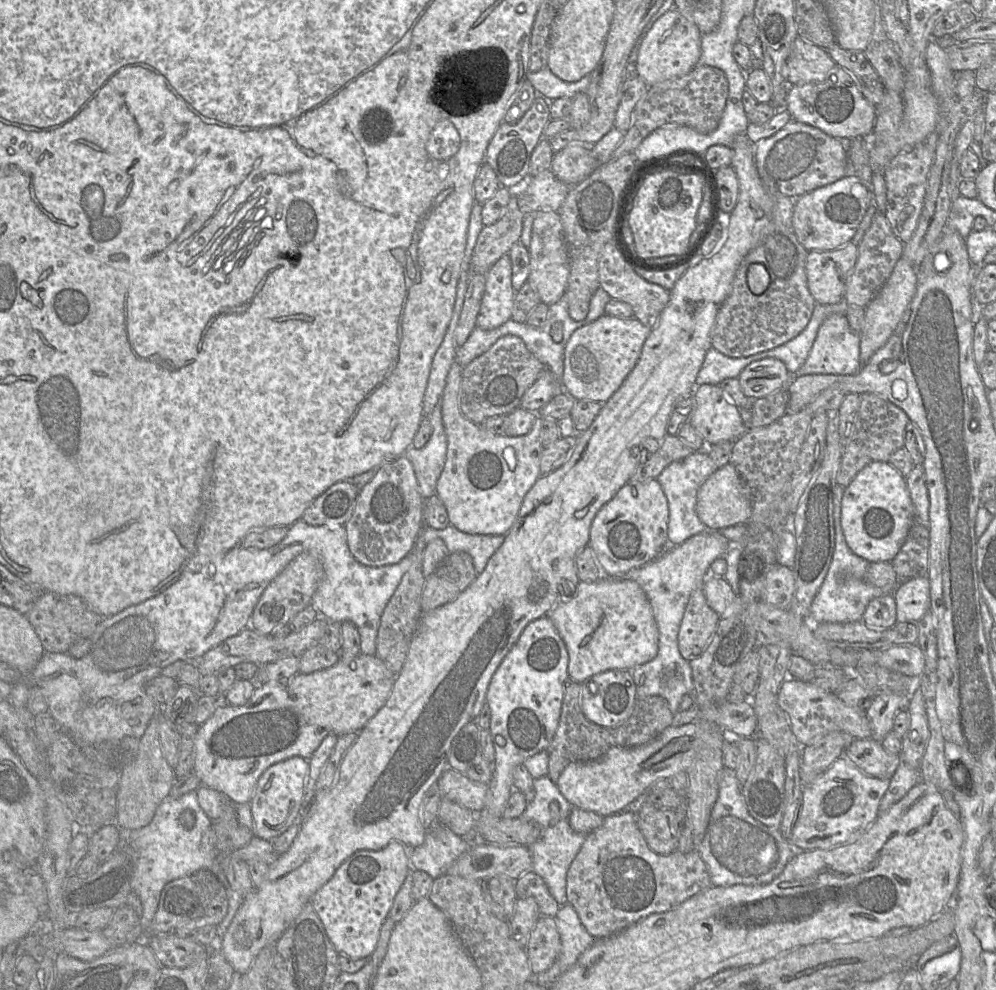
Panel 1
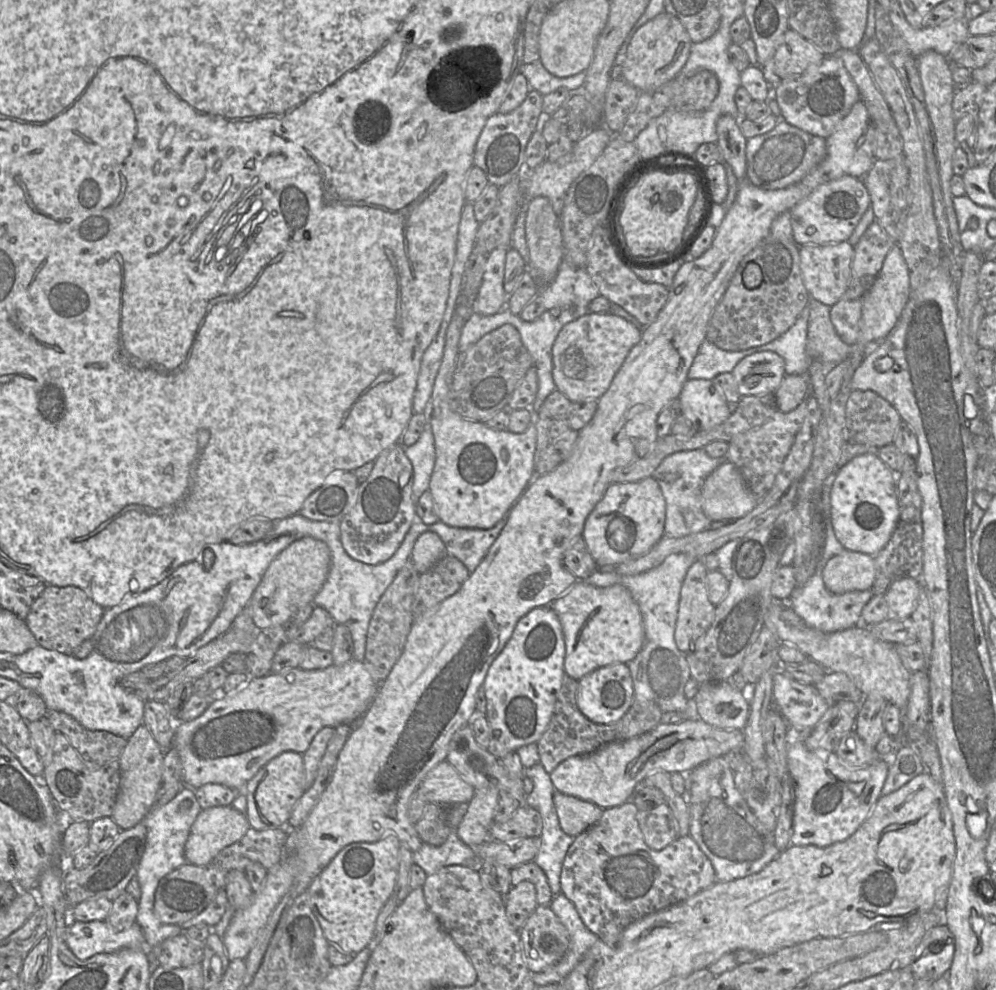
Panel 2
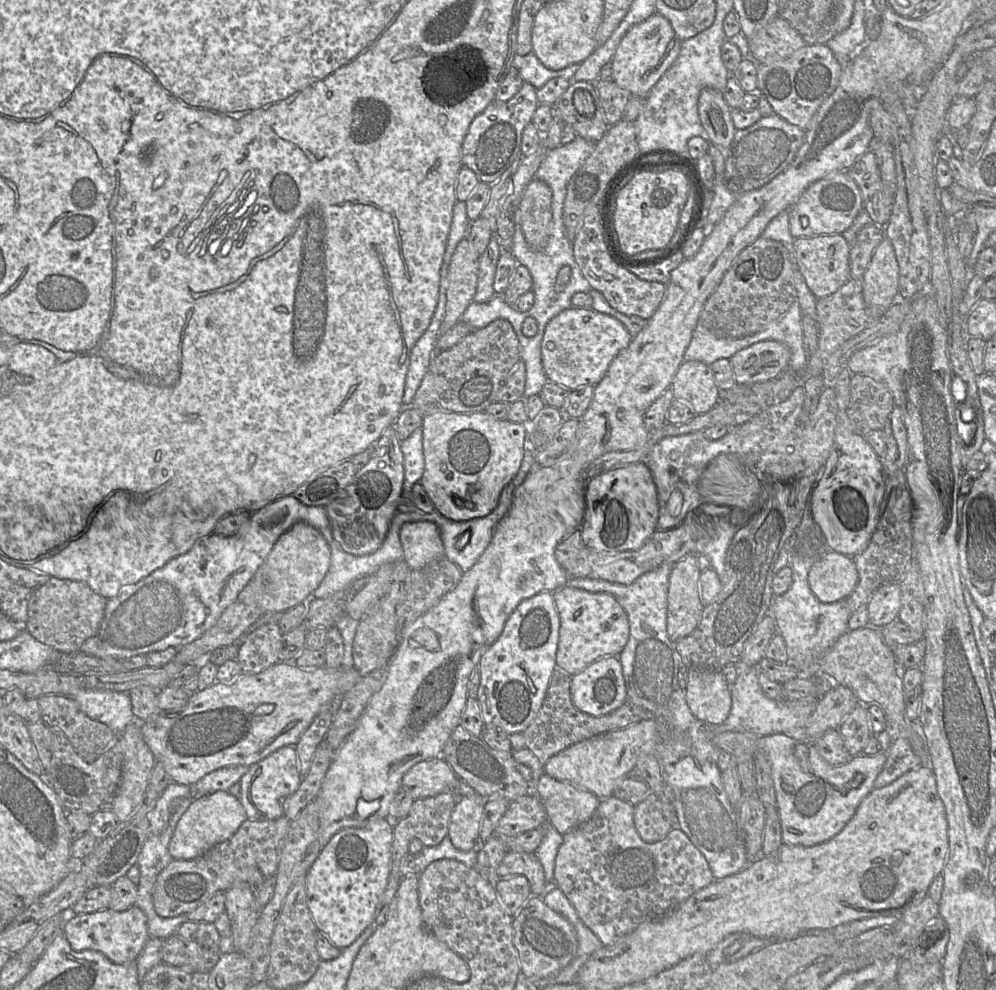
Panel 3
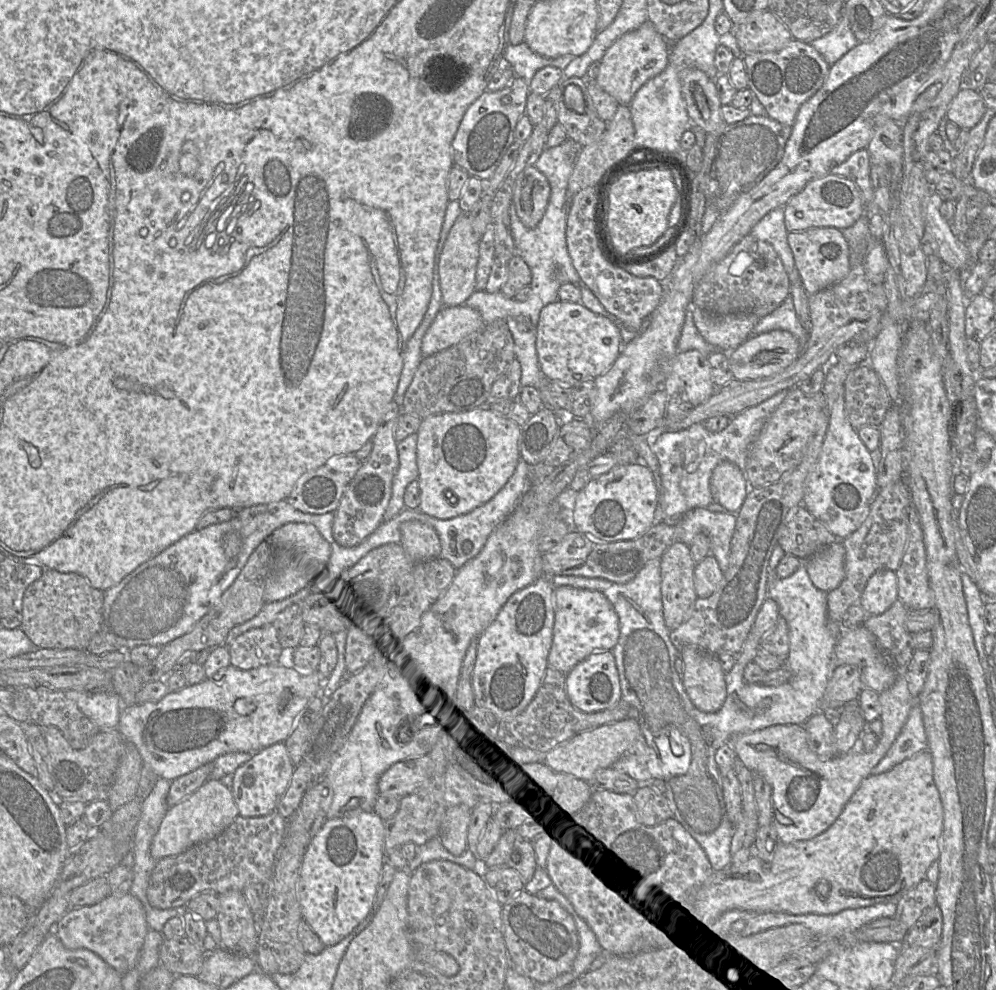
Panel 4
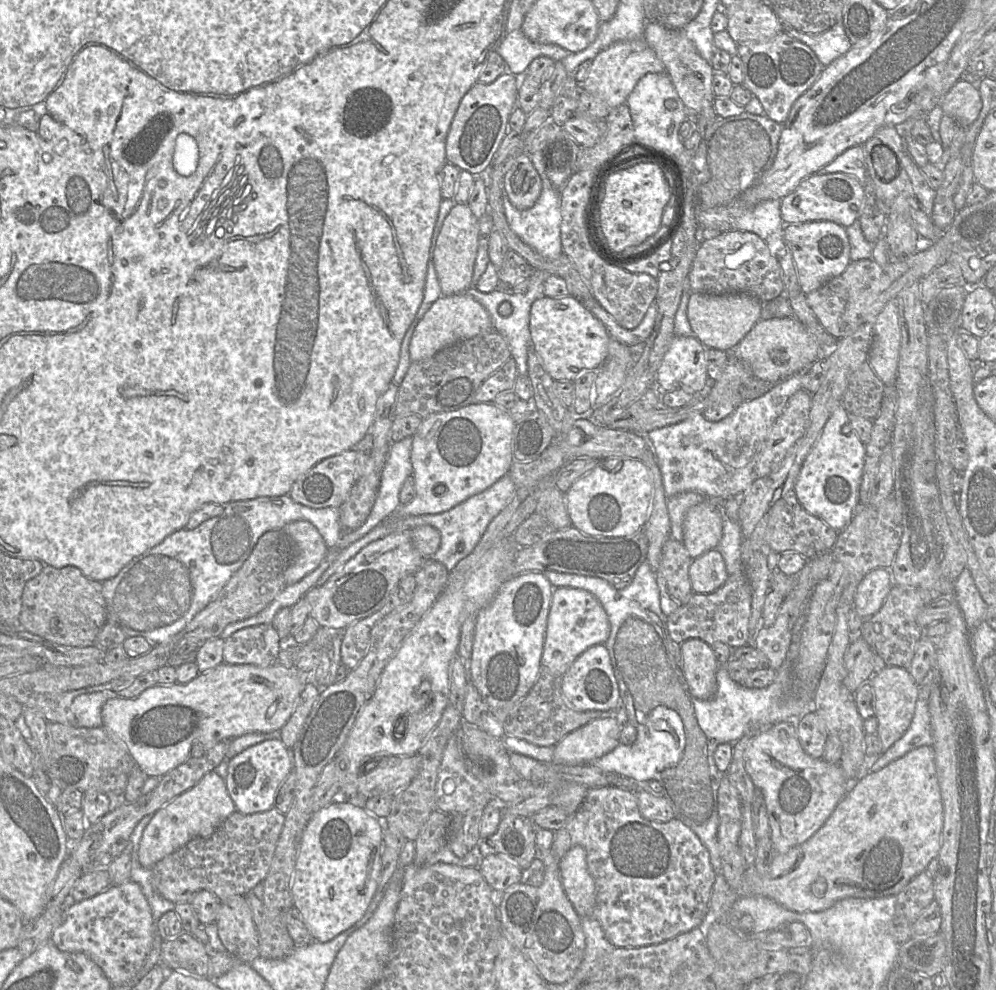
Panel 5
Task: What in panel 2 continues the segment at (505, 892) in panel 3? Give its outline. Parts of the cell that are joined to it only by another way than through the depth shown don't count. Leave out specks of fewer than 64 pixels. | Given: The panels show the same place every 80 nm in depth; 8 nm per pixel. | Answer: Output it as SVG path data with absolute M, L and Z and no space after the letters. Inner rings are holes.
M529 881L512 886L503 897L506 915L511 925L519 931L538 906L535 889Z

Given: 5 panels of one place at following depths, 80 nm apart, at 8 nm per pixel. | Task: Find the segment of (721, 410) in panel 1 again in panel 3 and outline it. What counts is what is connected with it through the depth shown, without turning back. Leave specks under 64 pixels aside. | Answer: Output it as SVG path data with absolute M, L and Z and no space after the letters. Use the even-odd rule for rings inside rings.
M695 360L683 361L670 390L674 399L689 405L695 415L708 412L719 401L719 388L711 367Z

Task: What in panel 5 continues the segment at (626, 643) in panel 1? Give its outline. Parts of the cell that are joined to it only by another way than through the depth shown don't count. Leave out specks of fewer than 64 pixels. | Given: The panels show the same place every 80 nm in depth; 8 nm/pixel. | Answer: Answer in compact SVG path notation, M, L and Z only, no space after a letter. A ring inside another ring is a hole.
M572 587L554 588L541 656L542 669L562 676L588 648L598 644L604 645L609 634L607 613L592 593Z

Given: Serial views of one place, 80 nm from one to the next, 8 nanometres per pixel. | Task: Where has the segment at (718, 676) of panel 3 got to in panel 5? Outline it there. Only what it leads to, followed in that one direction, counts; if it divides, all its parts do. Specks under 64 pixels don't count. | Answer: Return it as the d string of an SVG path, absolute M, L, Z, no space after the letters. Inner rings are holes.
M696 638L680 644L681 671L688 693L700 700L712 699L718 690L717 670L720 667L710 645Z

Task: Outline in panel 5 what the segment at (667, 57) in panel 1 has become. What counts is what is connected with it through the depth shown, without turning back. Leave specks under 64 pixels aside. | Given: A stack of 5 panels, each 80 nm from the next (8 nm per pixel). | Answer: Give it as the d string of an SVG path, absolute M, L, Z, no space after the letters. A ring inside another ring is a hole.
M644 39L623 41L601 51L591 63L581 88L603 100L610 109L624 104L638 81L648 73L665 73L665 68Z

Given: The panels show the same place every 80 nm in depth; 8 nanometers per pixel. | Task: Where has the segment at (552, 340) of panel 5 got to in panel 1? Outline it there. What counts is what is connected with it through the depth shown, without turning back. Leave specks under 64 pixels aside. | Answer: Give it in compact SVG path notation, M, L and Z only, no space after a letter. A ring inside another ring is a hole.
M602 315L575 330L566 343L561 383L575 401L607 402L634 369L651 329L636 318Z

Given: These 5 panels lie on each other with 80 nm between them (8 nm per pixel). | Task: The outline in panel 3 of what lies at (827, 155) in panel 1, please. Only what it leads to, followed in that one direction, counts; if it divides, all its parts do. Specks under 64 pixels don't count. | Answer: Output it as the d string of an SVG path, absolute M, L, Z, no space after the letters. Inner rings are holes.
M778 115L760 118L745 129L736 129L731 145L721 150L725 160L725 183L736 195L758 189L788 169L805 140L805 130Z

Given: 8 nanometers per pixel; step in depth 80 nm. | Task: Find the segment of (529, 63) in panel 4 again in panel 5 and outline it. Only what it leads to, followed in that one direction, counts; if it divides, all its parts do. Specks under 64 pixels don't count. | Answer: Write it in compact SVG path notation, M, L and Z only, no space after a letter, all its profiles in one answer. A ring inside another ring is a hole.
M522 30L506 33L496 50L505 61L507 70L515 76L527 74L530 63L537 57L547 56L554 61L563 61L570 54L555 44L532 42Z

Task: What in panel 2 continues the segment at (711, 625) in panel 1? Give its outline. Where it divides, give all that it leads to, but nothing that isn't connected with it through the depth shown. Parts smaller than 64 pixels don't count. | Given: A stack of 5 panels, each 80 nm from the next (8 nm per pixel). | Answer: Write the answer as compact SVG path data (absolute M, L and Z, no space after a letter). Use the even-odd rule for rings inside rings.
M696 558L681 587L674 640L677 648L685 654L693 649L715 616L715 605L708 599L706 574L701 558Z

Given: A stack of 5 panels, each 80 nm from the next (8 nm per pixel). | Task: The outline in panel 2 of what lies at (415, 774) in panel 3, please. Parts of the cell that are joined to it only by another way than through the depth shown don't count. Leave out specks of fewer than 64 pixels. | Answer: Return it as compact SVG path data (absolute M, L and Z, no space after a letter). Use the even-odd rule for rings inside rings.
M448 761L438 763L417 789L418 796L426 802L437 804L467 803L475 789L465 782Z

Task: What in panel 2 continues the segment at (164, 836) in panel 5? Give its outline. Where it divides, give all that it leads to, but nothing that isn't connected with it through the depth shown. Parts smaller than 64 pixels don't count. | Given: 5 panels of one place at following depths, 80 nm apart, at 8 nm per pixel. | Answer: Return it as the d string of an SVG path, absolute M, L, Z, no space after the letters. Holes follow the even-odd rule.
M231 805L202 809L185 844L186 861L197 866L209 864L222 849L240 840L249 828L246 815Z

